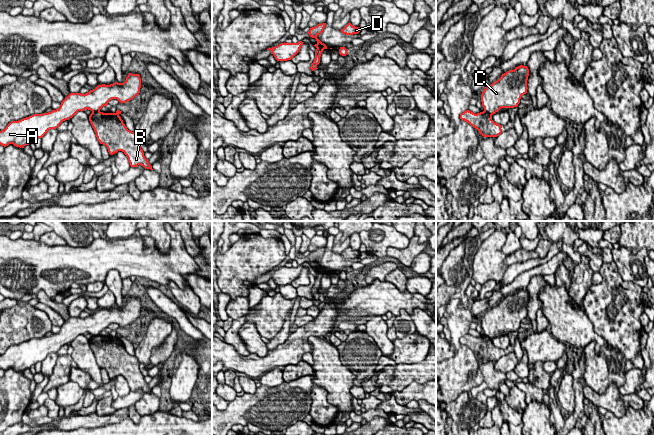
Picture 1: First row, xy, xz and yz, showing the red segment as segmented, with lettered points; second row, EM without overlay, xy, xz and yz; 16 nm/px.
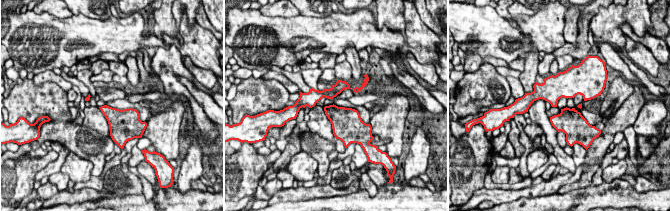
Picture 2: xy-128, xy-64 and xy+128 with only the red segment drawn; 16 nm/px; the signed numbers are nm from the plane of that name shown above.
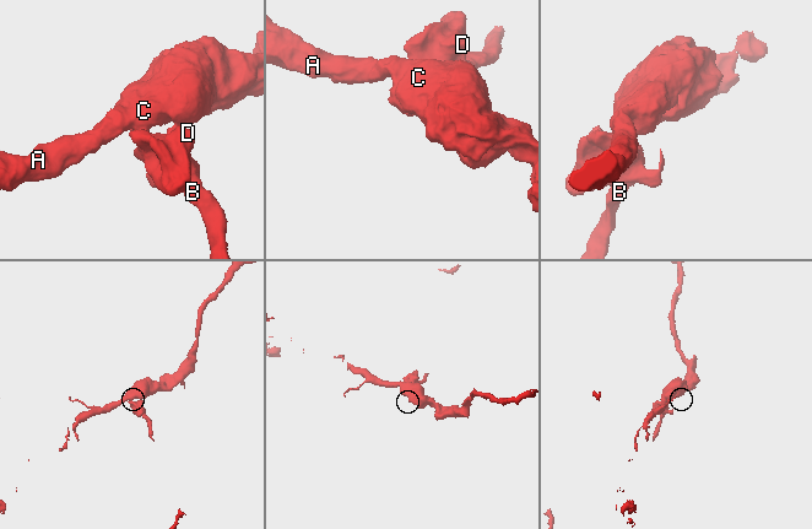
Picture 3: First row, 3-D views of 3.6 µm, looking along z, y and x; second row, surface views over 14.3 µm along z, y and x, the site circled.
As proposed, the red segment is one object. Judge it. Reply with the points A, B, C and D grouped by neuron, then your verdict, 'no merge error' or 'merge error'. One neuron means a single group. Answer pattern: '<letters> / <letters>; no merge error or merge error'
A C / B D; merge error

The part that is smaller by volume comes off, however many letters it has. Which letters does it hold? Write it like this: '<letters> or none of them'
B, D

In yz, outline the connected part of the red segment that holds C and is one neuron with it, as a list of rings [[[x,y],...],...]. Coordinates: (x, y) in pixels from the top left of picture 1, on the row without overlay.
[[[520,289],[485,311],[481,319],[484,335],[493,339],[501,332],[517,331],[521,321],[527,317],[528,300],[528,291]]]

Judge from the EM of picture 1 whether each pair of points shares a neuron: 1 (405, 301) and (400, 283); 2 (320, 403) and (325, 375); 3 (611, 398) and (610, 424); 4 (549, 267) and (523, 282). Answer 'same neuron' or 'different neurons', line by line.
1: different neurons
2: different neurons
3: different neurons
4: same neuron

